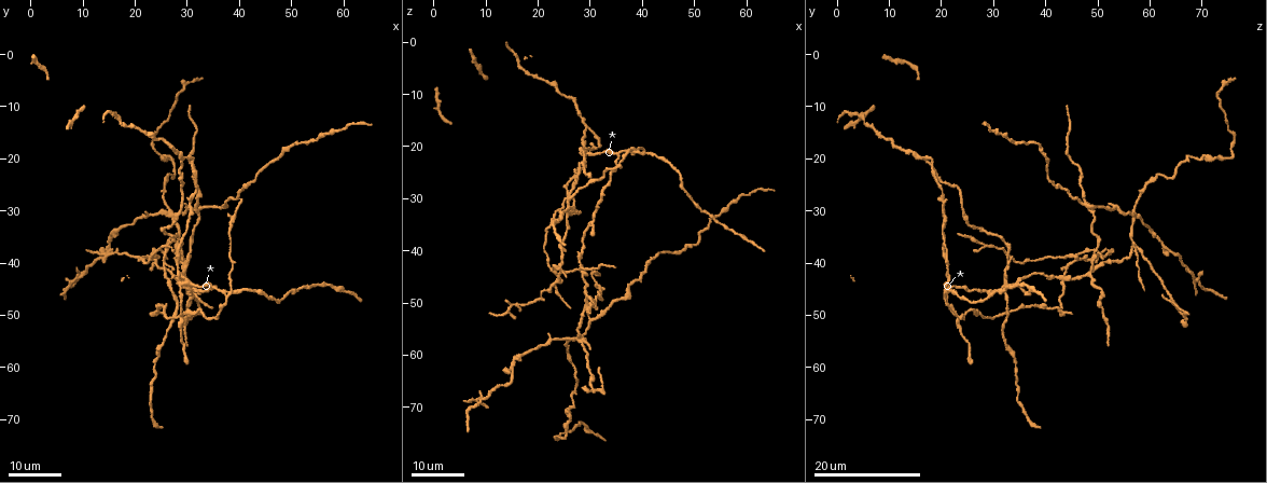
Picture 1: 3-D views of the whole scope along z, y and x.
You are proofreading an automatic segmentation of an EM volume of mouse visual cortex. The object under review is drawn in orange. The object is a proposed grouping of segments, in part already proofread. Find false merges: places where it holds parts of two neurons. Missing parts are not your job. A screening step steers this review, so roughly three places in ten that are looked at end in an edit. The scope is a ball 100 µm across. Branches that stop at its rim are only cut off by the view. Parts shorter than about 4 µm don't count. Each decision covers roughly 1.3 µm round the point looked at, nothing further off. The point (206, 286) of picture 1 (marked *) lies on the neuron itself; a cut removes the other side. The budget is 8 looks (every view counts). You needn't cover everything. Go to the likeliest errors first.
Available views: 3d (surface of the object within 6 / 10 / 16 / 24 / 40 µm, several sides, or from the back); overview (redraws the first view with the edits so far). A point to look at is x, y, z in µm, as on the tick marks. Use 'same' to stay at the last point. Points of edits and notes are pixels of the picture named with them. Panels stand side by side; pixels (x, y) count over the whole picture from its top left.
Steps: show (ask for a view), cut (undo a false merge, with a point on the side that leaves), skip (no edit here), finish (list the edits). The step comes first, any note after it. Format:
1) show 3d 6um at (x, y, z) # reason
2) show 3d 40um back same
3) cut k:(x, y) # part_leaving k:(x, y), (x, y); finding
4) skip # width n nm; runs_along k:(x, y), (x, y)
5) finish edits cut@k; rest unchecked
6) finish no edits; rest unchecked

show 3d 16um at (28.5, 37.0, 57.5) # four or more arms meet

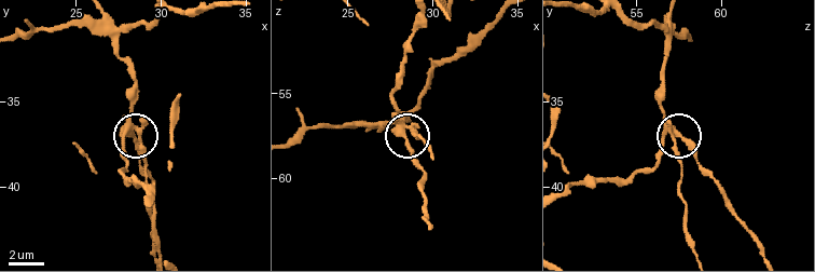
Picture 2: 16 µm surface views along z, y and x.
show 3d 6um at (28.4, 36.9, 57.2) # closer look

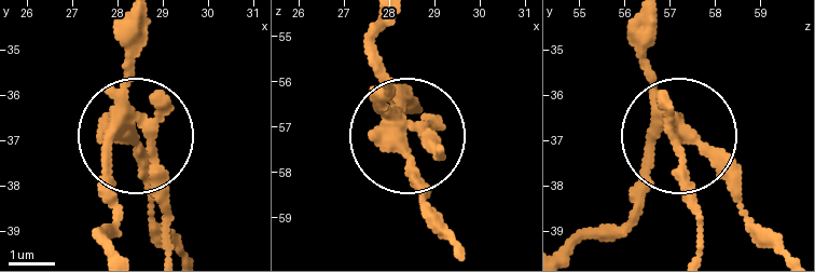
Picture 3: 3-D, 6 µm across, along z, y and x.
cut 3:(151, 166) # width 340 nm; part_leaving 3:(124, 109), (170, 244); two neurons meet here

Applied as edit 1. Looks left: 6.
show 3d 16um at (29.5, 20.0, 16.5) # three-way junction

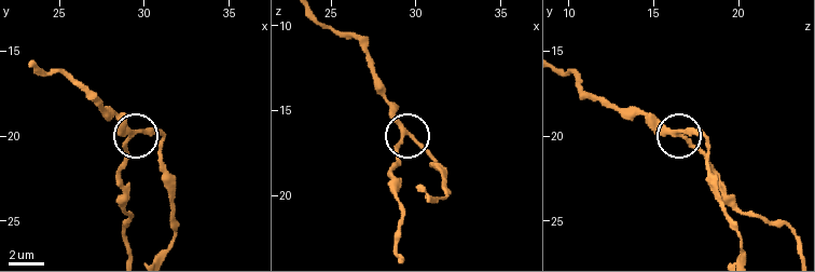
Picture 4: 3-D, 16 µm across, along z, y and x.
show 3d 10um at (29.2, 20.0, 16.5)

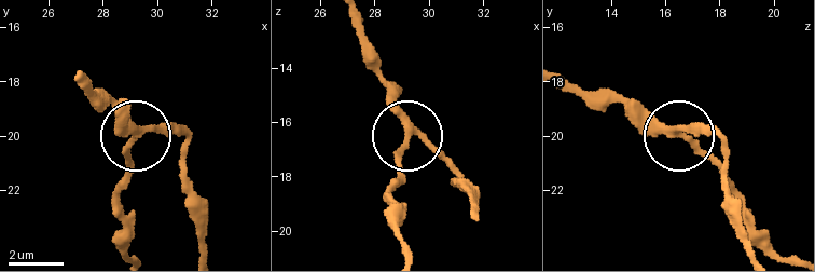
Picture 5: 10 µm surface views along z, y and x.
skip # arms 3; runs_along 5:(754, 249), (721, 138), (658, 134), (611, 92); one neuron here

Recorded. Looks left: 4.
show 3d 16um at (32.5, 49.5, 66.5) # two arms in line, one across

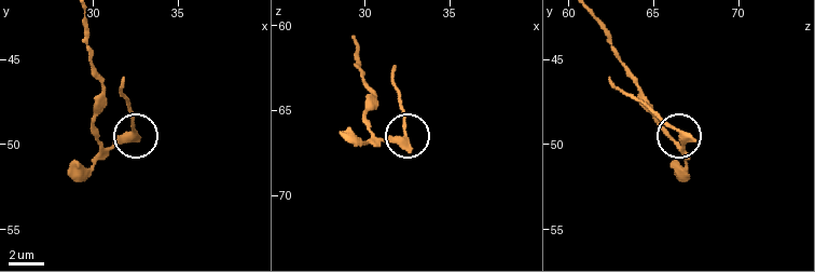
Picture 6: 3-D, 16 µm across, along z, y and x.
show 3d 6um at (32.3, 49.3, 66.7)

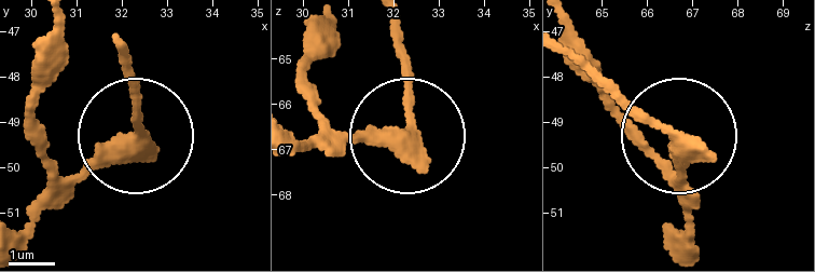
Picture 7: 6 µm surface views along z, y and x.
skip # arms 3; runs_along 7:(52, 18), (29, 135), (64, 177), (129, 138), (134, 57); continuous, no second neuron

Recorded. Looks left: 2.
finish edits cut@3; rest unchecked

